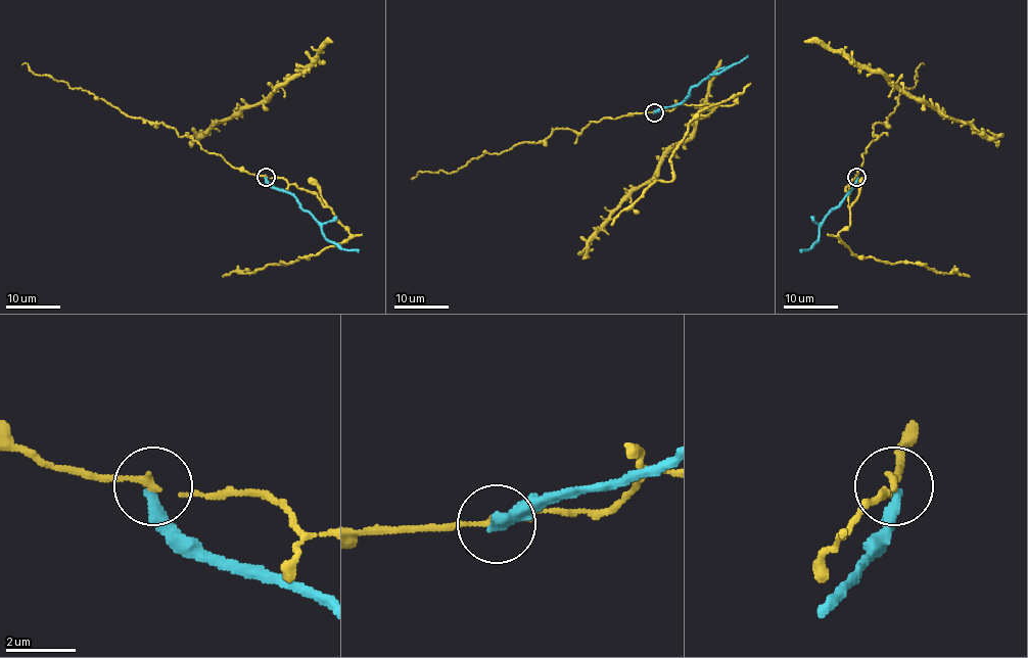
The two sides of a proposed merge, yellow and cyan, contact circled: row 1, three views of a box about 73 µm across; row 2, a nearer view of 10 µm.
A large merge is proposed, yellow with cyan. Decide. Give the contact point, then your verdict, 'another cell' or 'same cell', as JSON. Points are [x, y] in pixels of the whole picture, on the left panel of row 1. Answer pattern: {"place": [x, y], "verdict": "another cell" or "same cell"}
{"place": [266, 177], "verdict": "another cell"}

